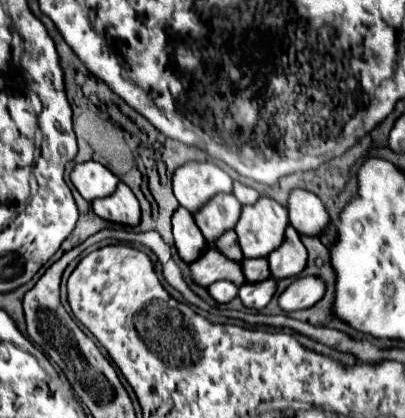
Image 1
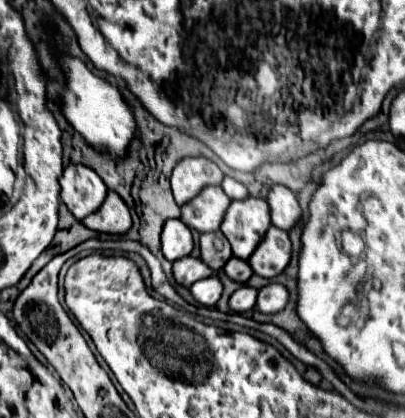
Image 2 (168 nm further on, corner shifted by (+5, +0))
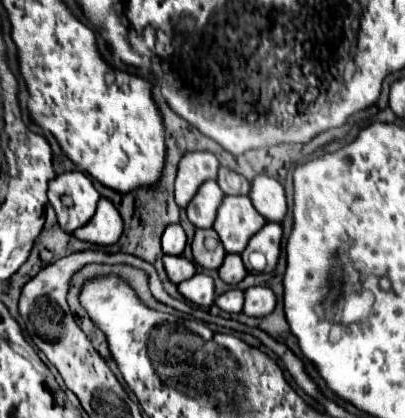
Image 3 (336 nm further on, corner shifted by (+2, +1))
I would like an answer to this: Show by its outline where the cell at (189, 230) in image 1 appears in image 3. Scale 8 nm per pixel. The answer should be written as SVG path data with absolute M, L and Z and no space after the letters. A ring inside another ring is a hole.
M170 224L162 234L162 250L164 254L180 256L186 246L186 234L180 224Z

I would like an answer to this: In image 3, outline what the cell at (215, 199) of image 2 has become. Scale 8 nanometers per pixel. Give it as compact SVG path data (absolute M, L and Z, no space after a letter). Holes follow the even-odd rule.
M206 180L206 184L202 184L202 188L198 188L194 200L190 200L190 204L186 208L188 220L196 228L212 228L214 216L216 216L216 210L220 206L222 198L224 198L224 192L218 188L216 180Z

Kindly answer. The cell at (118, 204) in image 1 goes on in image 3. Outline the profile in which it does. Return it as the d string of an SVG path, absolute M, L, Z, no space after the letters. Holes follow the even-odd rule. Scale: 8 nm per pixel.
M102 198L98 202L98 208L96 208L96 214L92 216L92 220L74 232L74 236L78 240L84 240L84 242L90 242L96 246L116 244L120 234L122 234L120 212L106 198Z

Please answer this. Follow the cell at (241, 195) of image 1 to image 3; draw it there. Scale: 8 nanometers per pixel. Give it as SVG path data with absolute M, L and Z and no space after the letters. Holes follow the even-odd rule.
M220 166L216 182L224 194L232 194L232 196L244 196L250 190L250 182L244 176L240 176L238 172L224 168L224 166Z

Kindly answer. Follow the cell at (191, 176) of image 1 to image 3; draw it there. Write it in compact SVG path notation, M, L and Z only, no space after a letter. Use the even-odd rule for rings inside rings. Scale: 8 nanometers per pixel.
M188 152L182 156L178 164L178 176L174 184L176 202L180 208L186 208L188 202L194 198L196 190L202 182L214 180L218 172L218 160L210 152Z

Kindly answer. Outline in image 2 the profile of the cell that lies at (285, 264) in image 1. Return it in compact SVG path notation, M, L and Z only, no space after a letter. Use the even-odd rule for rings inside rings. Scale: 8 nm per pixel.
M271 227L255 253L249 257L249 265L261 277L277 277L291 261L291 241L283 229Z

